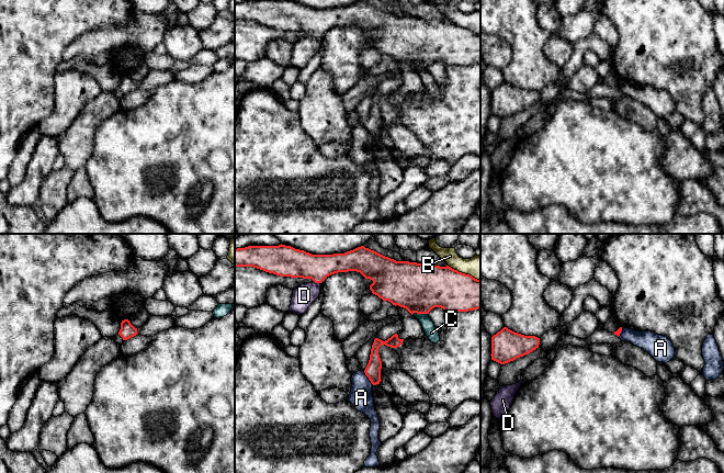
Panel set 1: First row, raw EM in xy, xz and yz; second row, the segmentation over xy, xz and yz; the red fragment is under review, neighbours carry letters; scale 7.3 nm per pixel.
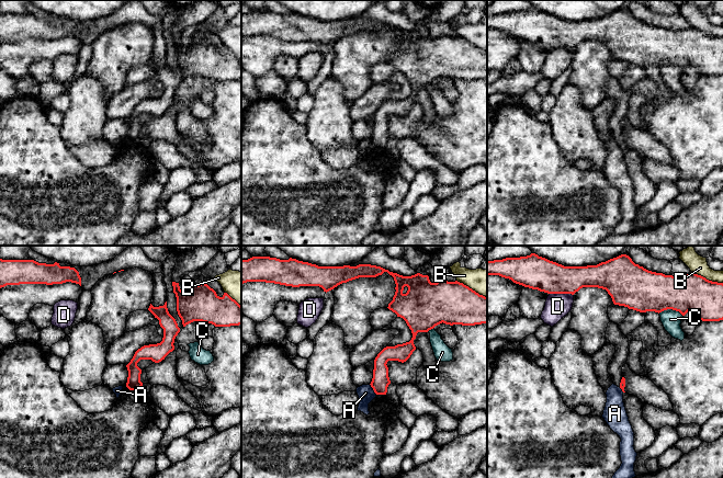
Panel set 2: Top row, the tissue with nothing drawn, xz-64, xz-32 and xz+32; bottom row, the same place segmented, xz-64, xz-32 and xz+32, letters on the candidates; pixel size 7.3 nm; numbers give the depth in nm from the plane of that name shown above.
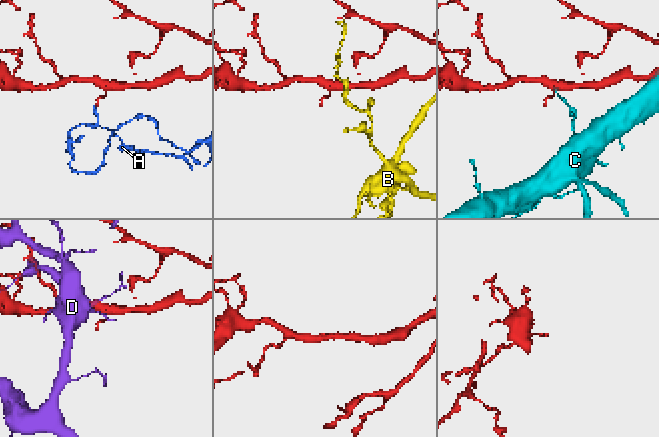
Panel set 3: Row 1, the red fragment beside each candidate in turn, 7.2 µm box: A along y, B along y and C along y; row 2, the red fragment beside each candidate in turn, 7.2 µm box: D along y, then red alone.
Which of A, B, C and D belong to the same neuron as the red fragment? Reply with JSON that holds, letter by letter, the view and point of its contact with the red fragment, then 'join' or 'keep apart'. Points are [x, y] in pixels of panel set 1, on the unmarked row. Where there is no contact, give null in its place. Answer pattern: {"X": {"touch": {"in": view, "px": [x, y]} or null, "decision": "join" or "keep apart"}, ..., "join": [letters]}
{"A": {"touch": {"in": "xz", "px": [368, 131]}, "decision": "keep apart"}, "B": {"touch": {"in": "xz", "px": [464, 27]}, "decision": "keep apart"}, "C": {"touch": {"in": "xz", "px": [419, 67]}, "decision": "keep apart"}, "D": {"touch": {"in": "xz", "px": [317, 36]}, "decision": "keep apart"}, "join": []}

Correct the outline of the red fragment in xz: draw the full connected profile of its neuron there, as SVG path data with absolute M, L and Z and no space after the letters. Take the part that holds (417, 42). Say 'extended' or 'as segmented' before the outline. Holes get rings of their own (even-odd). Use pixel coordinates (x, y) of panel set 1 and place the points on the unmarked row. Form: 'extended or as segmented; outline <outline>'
as segmented; outline M248 0L235 3L235 21L253 21L280 31L312 33L315 37L321 37L327 31L338 26L357 25L373 35L370 40L373 48L406 63L411 69L429 68L434 61L441 61L445 66L480 63L480 34L449 20L396 15L364 0L333 9L312 9L291 0Z

